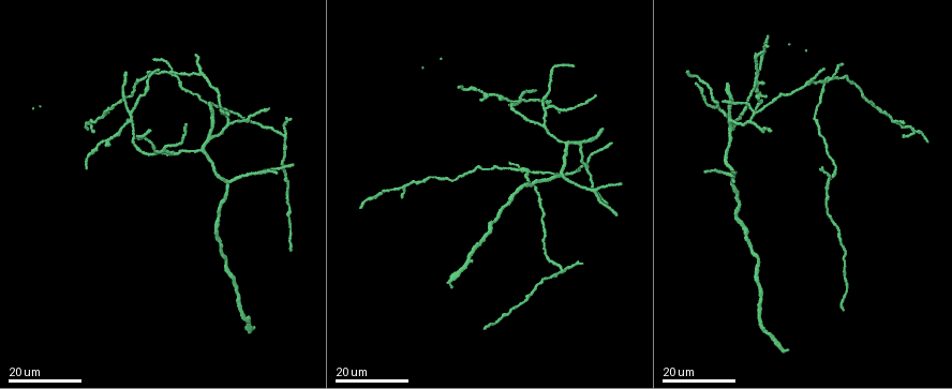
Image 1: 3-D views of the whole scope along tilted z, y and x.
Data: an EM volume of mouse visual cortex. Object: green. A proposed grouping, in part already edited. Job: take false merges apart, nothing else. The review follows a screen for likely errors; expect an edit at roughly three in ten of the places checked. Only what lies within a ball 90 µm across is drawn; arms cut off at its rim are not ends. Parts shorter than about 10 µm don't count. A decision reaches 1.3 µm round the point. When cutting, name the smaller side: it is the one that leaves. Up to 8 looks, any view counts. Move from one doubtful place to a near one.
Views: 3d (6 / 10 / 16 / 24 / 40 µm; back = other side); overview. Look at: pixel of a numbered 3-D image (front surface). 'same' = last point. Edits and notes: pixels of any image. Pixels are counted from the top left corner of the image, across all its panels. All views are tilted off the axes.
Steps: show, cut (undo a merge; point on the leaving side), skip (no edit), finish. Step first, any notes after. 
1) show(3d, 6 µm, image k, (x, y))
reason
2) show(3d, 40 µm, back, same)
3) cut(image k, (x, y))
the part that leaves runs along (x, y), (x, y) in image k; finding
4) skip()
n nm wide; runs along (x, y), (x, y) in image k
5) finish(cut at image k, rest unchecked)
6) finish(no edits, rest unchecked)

show(3d, 24 µm, image 1, (561, 174))
a fork

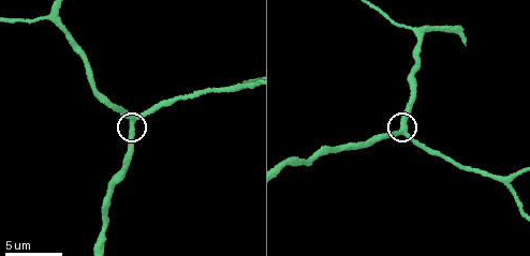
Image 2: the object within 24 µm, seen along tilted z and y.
show(3d, 6 µm, image 2, (405, 134))
closer look

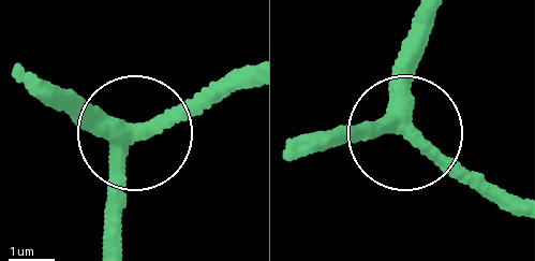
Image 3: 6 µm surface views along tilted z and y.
skip()
3 arms; all the same cell

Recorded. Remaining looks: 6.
show(3d, 16 µm, image 1, (541, 127))
two arms in line, one across

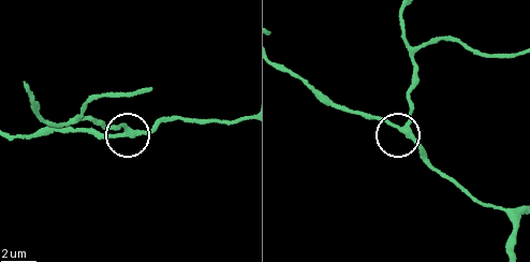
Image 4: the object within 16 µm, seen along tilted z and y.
show(3d, 10 µm, image 4, (403, 129))
closer look

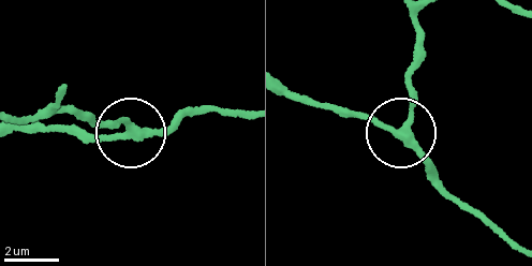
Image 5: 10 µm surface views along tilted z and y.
skip()
270 nm wide; runs along (513, 241), (461, 206), (409, 143), (411, 83), (423, 50) in image 5; continuous, no second cell

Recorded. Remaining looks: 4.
show(3d, 24 µm, image 1, (162, 150))
three-way junction

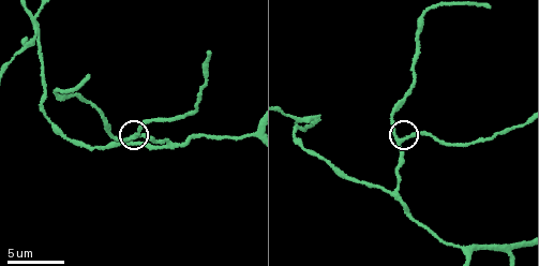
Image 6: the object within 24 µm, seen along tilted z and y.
show(3d, 6 µm, image 6, (134, 134))
closer look

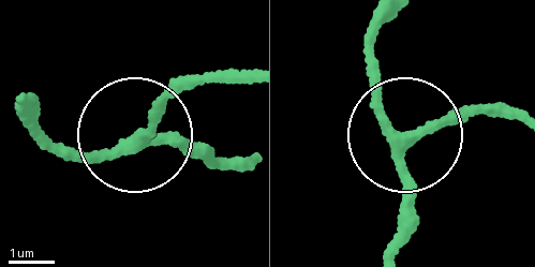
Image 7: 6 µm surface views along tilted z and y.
skip()
runs along (251, 166), (145, 141), (160, 103), (195, 85) in image 7; all the same cell

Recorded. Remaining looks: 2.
show(3d, 16 µm, image 6, (34, 17))
three arms meet

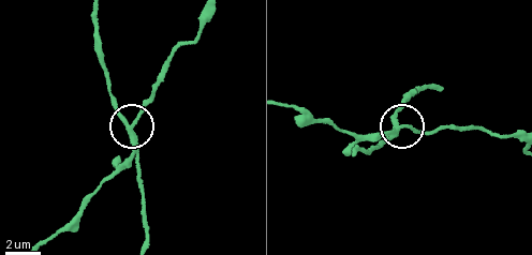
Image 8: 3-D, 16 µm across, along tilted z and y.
show(3d, 6 µm, image 8, (398, 126))

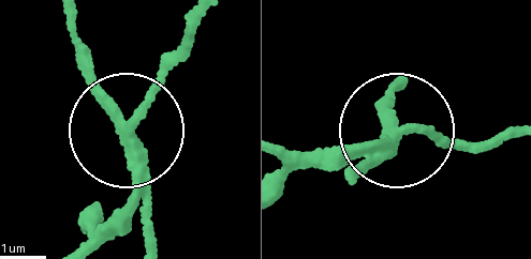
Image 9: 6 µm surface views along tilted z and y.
cut(image 9, (121, 217))
the part that leaves runs along (136, 165), (133, 213), (96, 247) in image 9; two cells meet here

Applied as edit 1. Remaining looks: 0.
finish(cut at image 9, rest unchecked)

